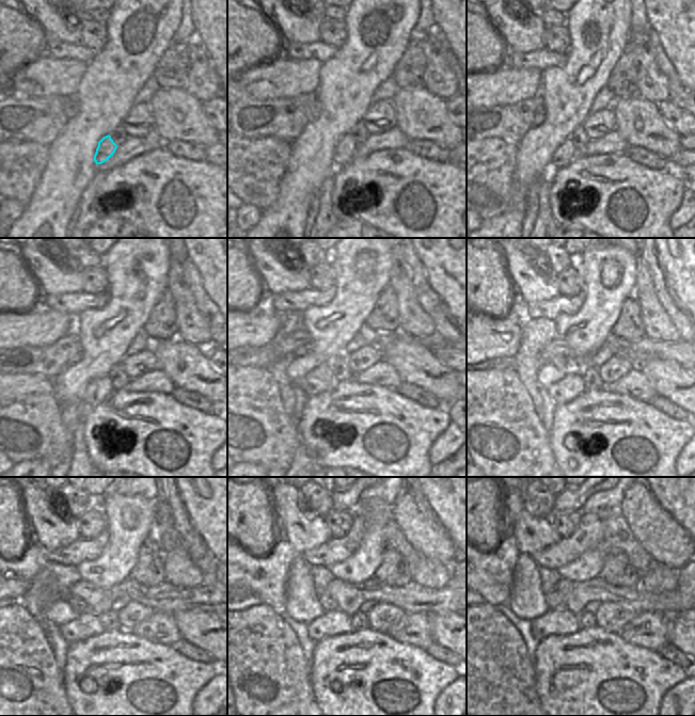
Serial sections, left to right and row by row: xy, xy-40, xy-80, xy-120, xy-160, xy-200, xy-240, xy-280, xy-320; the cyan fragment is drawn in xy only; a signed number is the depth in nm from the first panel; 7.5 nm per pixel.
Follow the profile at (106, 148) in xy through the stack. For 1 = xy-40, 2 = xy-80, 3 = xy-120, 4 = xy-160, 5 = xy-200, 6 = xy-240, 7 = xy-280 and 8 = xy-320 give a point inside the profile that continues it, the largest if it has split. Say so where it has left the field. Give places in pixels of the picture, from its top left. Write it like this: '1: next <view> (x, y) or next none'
1: next xy-40 (347, 145)
2: next xy-80 (586, 144)
3: next xy-120 (103, 376)
4: next xy-160 (338, 364)
5: next xy-200 (571, 385)
6: next xy-240 (88, 624)
7: next xy-280 (330, 622)
8: next xy-320 (556, 621)

